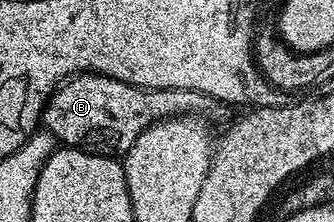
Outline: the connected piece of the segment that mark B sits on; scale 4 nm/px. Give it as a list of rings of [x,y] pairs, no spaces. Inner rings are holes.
[[[78,73],[75,77],[69,77],[49,97],[42,125],[47,132],[56,136],[61,146],[86,149],[90,153],[123,155],[130,151],[130,147],[134,147],[134,139],[138,139],[146,127],[168,117],[203,117],[215,123],[227,122],[233,113],[233,106],[202,91],[190,91],[182,87],[143,89],[101,73]]]

